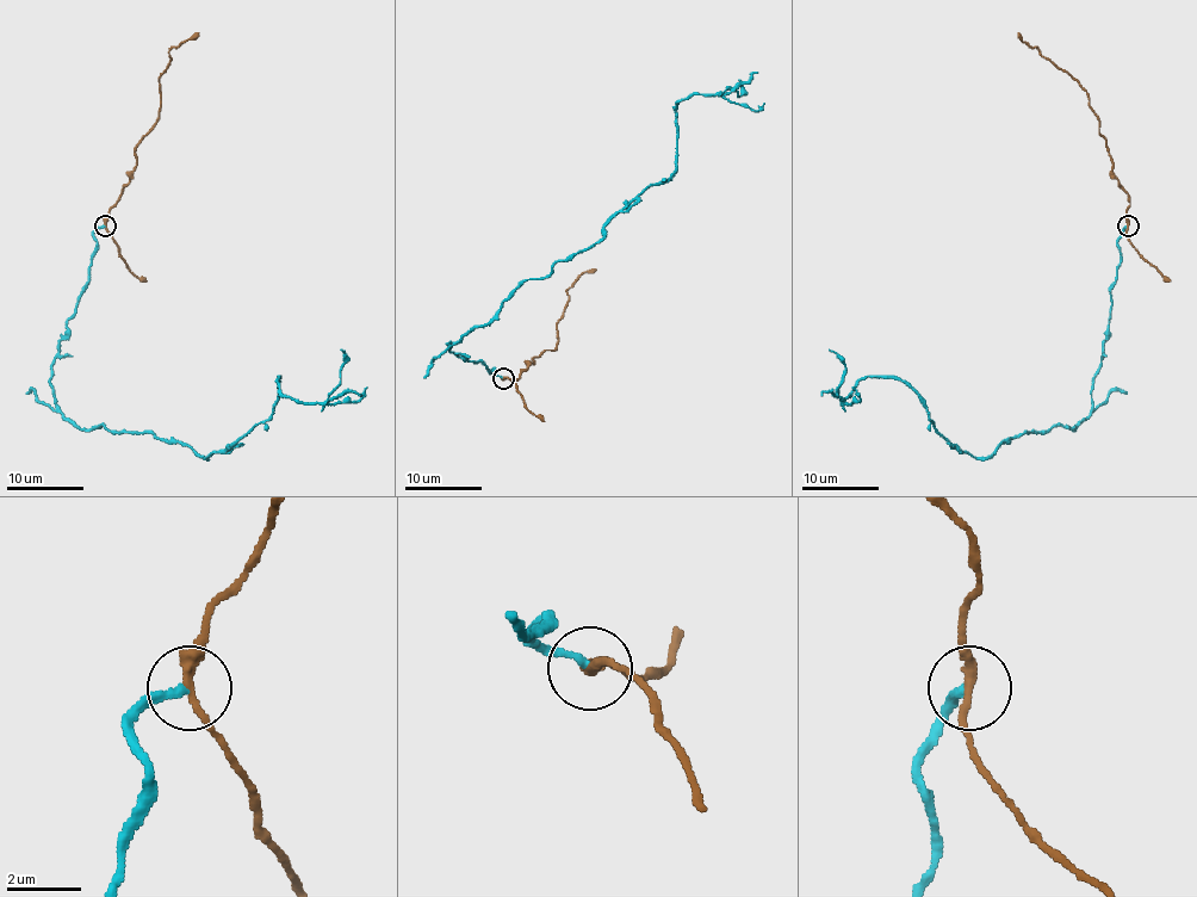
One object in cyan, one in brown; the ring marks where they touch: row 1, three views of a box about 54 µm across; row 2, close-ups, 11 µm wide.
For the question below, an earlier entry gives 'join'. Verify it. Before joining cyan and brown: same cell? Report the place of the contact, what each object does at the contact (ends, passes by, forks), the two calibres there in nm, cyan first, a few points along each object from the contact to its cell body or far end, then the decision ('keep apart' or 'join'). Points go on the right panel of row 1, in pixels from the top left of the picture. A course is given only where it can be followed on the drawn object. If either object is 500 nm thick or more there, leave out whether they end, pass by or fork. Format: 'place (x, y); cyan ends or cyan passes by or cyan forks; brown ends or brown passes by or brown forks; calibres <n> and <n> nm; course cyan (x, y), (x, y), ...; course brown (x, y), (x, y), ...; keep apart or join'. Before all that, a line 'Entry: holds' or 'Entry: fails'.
Entry: fails
place (1128, 226); cyan ends; brown passes by; calibres 200 and 240 nm; course cyan (1127, 227), (1075, 428), (975, 458), (890, 377), (844, 402), (829, 350); course brown (1127, 227), (1129, 199), (1120, 186), (1106, 141), (1098, 131), (1089, 93), (1017, 33); keep apart

